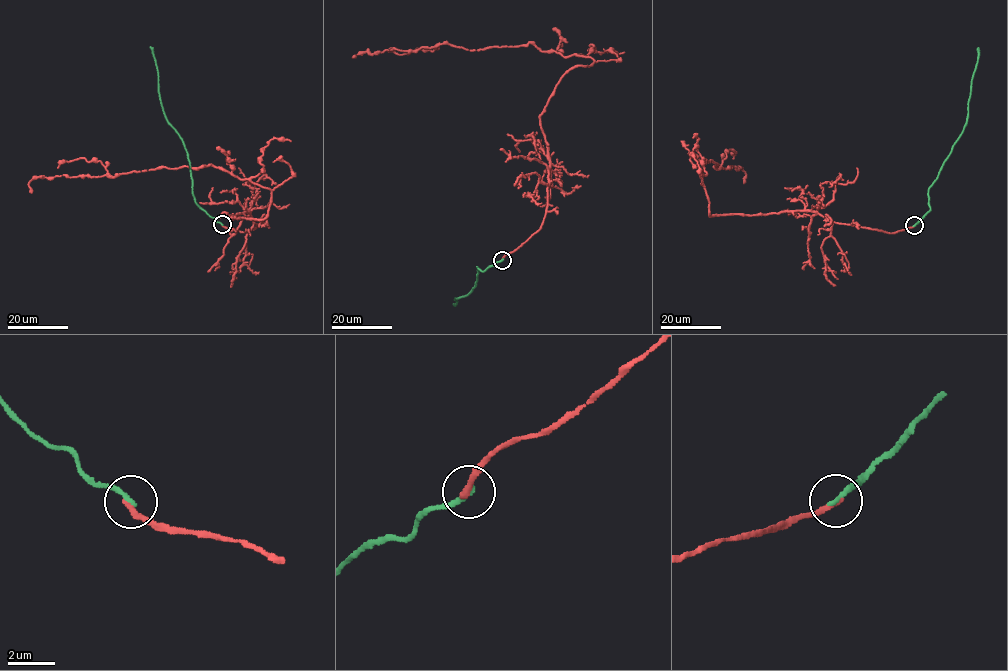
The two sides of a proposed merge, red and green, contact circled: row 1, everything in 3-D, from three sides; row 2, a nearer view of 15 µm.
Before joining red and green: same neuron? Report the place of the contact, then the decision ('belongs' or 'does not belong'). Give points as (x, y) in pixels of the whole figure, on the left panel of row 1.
at (222, 224); does not belong

